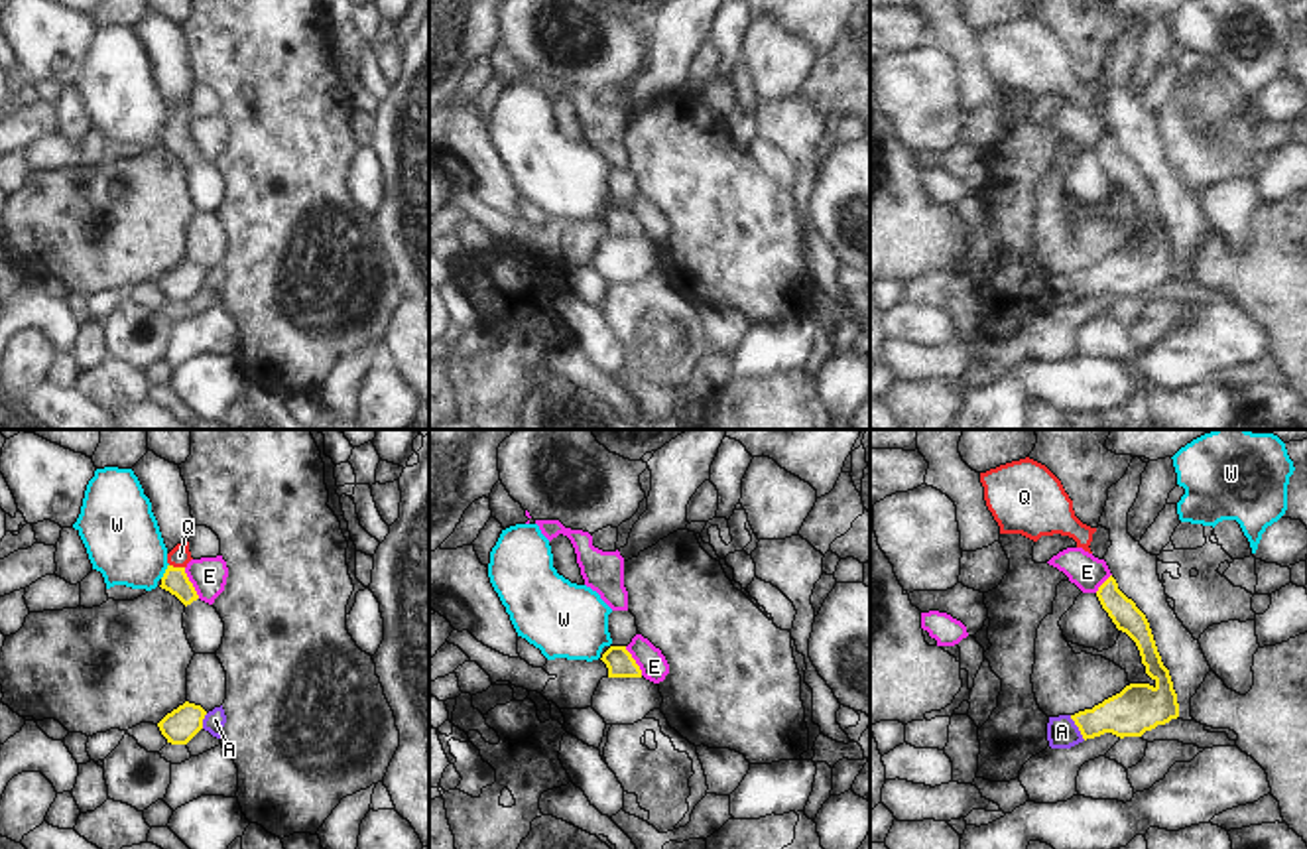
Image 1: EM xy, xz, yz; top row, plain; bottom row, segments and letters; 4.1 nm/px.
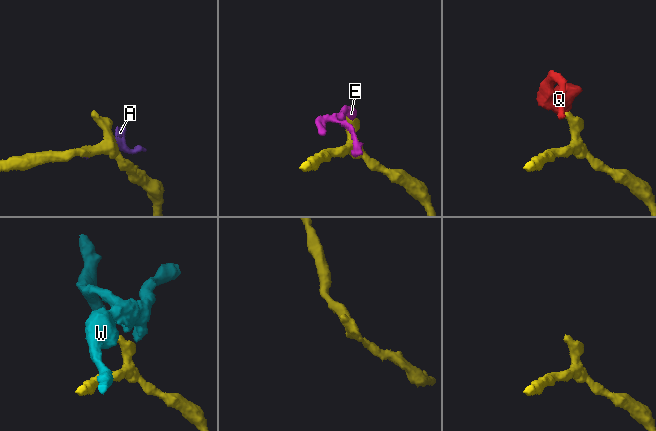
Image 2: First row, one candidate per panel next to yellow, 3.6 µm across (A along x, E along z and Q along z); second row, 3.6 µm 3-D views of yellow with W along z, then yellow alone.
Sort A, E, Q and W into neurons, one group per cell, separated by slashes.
A / E / Q / W

